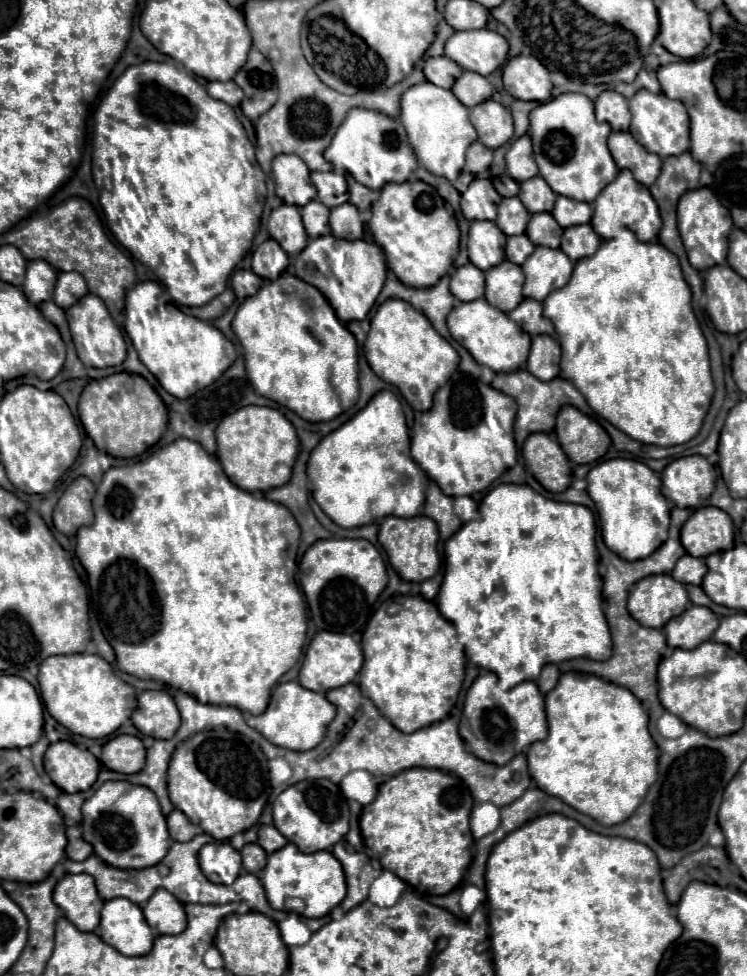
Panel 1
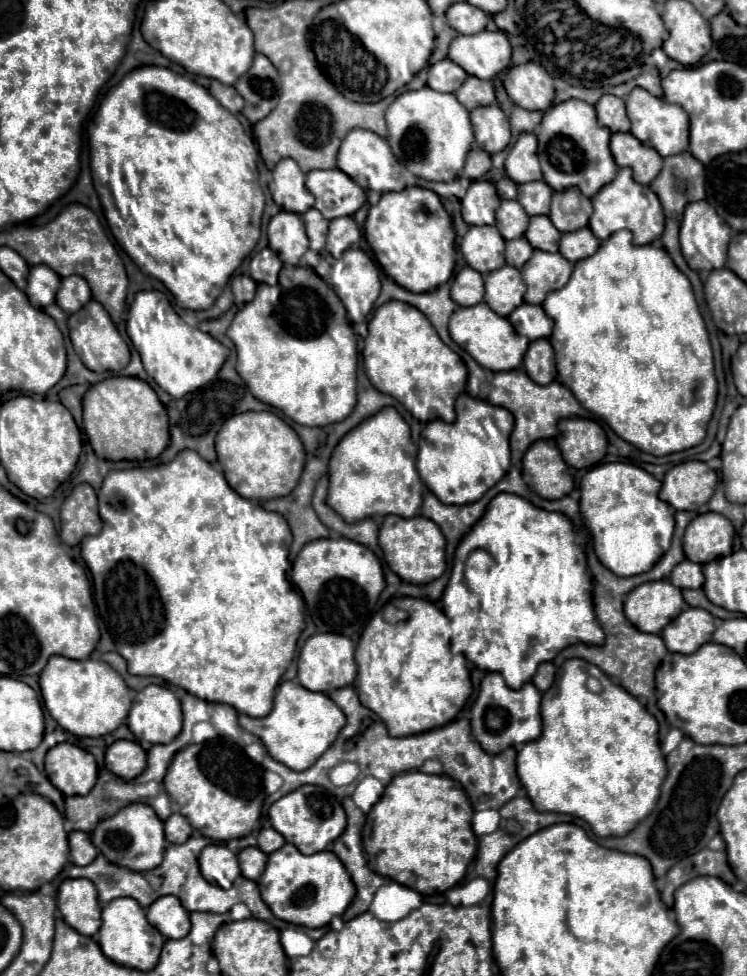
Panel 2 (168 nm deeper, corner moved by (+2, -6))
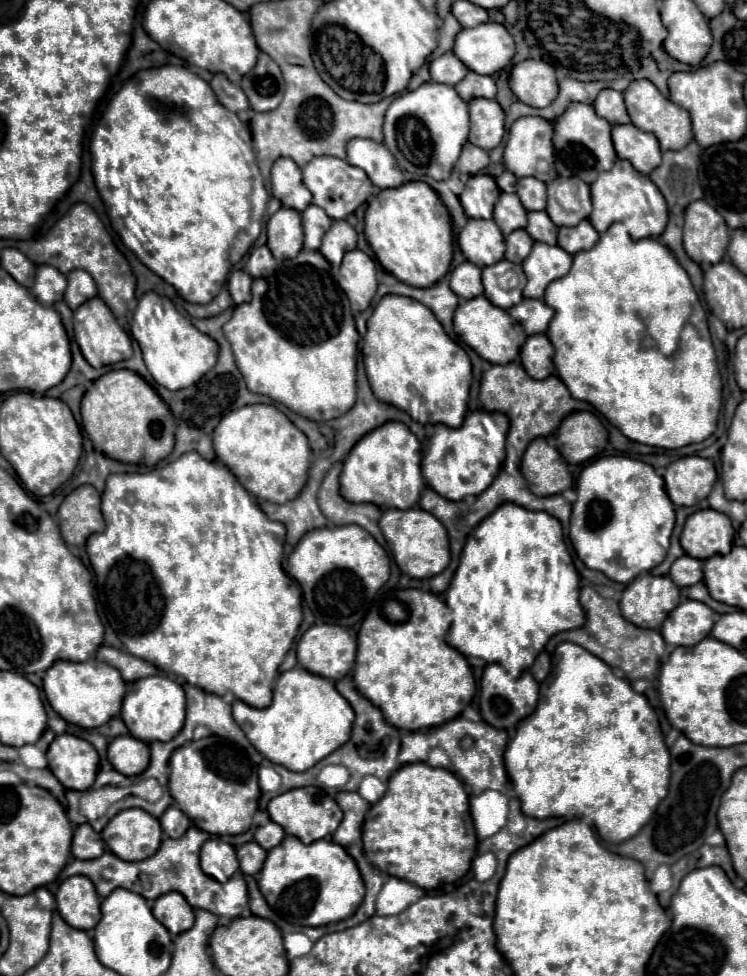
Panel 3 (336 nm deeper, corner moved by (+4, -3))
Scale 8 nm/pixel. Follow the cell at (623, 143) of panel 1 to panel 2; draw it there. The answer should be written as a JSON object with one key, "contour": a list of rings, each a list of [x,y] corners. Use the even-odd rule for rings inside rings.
{"contour":[[[616,132],[610,138],[610,150],[618,166],[628,166],[634,172],[636,182],[650,184],[662,170],[662,156],[640,142],[630,132]]]}

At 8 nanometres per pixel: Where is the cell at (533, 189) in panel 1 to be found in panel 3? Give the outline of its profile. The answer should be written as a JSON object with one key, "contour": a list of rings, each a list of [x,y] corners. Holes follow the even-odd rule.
{"contour":[[[534,177],[518,179],[516,195],[520,197],[522,205],[528,211],[542,211],[542,209],[546,209],[546,185],[540,179],[534,179]]]}

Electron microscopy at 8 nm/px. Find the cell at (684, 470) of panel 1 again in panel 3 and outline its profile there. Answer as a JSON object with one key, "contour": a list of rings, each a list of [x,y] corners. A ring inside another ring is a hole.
{"contour":[[[696,455],[682,457],[674,463],[670,463],[664,473],[664,485],[666,485],[666,493],[668,493],[670,501],[674,505],[686,505],[686,507],[696,505],[700,499],[706,499],[712,491],[714,481],[716,481],[716,469],[714,469],[712,461],[696,457]]]}

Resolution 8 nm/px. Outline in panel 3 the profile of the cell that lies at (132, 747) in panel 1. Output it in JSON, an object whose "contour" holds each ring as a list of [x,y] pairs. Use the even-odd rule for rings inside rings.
{"contour":[[[124,735],[108,745],[108,761],[122,775],[138,775],[148,767],[150,751],[146,743]]]}

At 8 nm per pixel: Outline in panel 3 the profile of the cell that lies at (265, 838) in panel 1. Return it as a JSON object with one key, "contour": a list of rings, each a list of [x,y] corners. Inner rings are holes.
{"contour":[[[270,821],[268,825],[262,825],[262,827],[256,829],[254,839],[256,839],[256,843],[258,843],[262,849],[268,851],[268,849],[276,847],[276,845],[284,839],[284,831],[282,831],[282,827],[278,827],[278,823]]]}

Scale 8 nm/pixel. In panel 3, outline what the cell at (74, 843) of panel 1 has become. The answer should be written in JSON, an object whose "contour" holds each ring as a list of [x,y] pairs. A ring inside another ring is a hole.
{"contour":[[[88,823],[78,825],[74,829],[74,839],[72,839],[72,855],[76,859],[96,859],[98,855],[104,853],[104,843],[100,833],[96,833]]]}

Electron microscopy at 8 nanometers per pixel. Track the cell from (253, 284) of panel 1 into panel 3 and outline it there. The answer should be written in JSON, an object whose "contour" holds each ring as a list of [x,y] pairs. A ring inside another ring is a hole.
{"contour":[[[232,271],[230,273],[228,291],[230,291],[236,305],[250,301],[250,285],[252,285],[252,277],[246,275],[246,271]]]}

